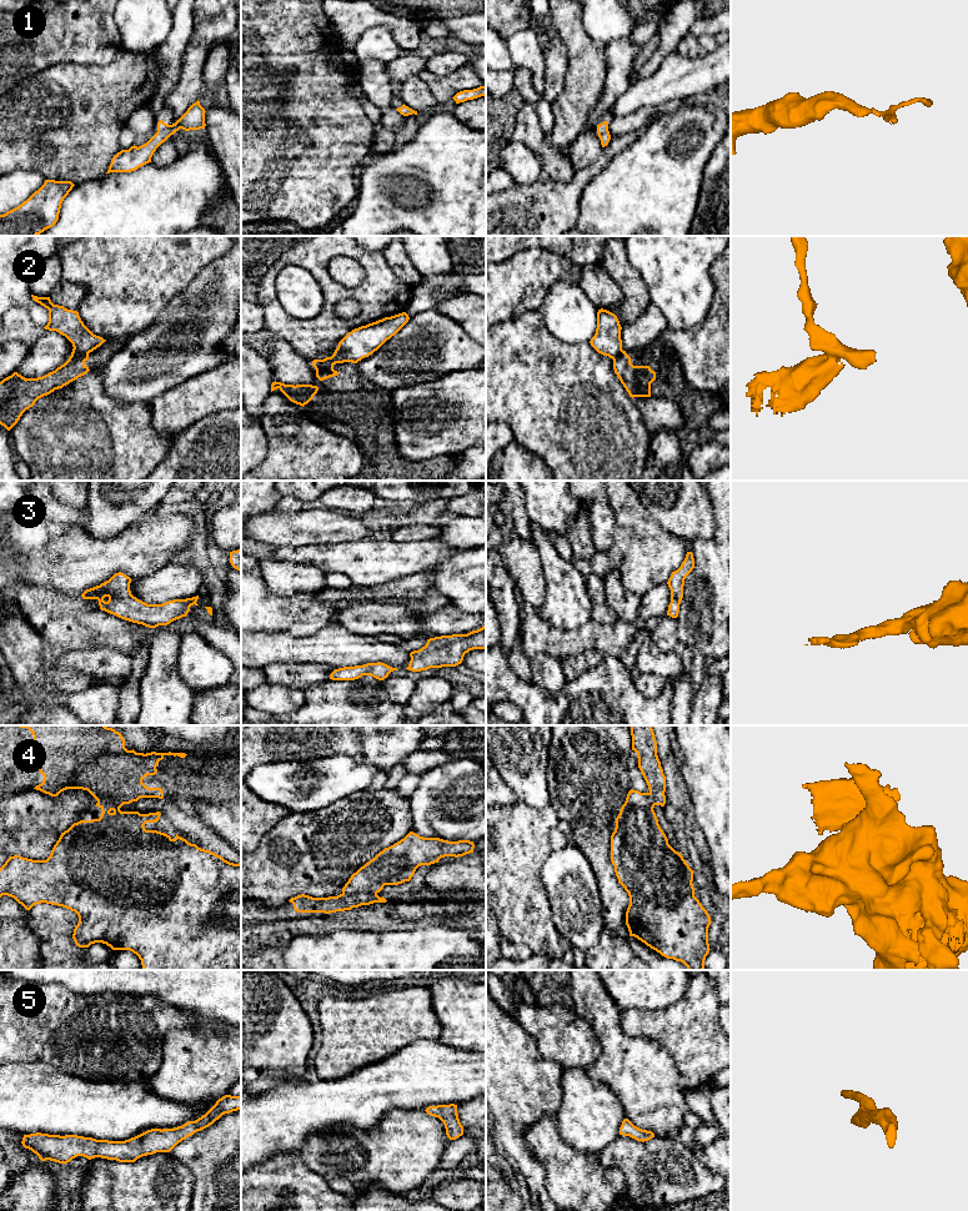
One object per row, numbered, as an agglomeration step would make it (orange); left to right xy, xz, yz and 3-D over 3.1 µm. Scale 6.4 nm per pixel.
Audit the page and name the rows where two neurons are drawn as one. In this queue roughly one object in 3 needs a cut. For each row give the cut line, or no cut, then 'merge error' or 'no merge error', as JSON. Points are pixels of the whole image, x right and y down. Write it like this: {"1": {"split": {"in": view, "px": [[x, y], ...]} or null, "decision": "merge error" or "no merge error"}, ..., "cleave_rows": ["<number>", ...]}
{"1": {"split": null, "decision": "no merge error"}, "2": {"split": {"in": "xy", "px": [[88, 353], [70, 357]]}, "decision": "merge error"}, "3": {"split": null, "decision": "no merge error"}, "4": {"split": {"in": "xy", "px": [[131, 800], [100, 799], [98, 802]]}, "decision": "merge error"}, "5": {"split": null, "decision": "no merge error"}, "cleave_rows": ["2", "4"]}

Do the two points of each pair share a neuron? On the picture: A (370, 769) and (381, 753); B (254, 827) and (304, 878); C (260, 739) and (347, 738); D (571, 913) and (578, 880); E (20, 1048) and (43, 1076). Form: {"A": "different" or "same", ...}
{"A": "different", "B": "different", "C": "same", "D": "same", "E": "different"}

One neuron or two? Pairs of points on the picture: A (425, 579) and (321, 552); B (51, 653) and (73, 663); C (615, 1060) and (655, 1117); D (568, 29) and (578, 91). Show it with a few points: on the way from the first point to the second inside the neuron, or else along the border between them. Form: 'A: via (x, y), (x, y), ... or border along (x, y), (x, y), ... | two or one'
A: border along (426, 571), (406, 574), (381, 584) | two
B: border along (61, 652), (56, 663), (56, 668), (60, 672) | two
C: via (630, 1075), (647, 1093), (647, 1105) | one
D: via (578, 44), (578, 76) | one

